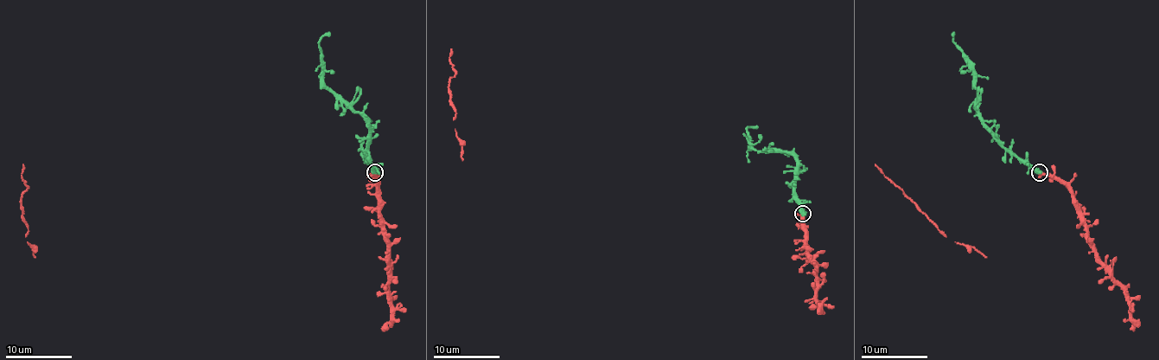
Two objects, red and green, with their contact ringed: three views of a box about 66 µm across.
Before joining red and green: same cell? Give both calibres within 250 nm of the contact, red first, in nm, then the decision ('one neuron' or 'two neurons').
280/600 nm | one neuron

